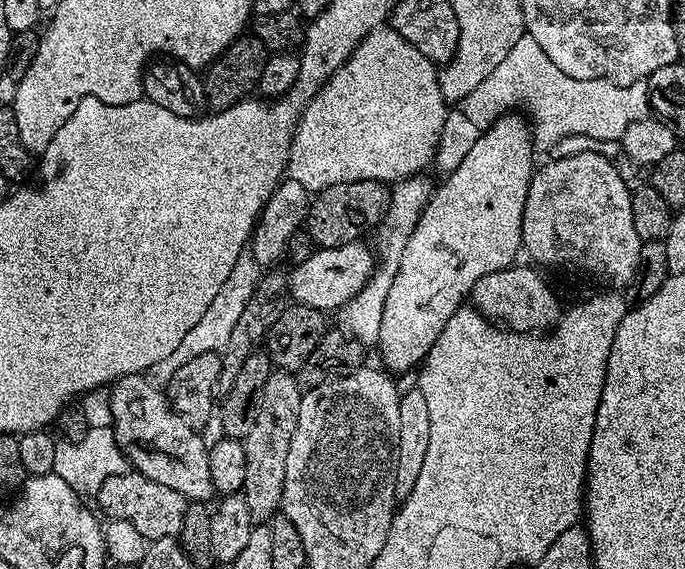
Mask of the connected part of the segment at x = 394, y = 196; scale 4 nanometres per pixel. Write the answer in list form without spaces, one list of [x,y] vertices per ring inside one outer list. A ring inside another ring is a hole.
[[[412,176],[409,180],[400,180],[396,185],[394,183],[391,185],[390,195],[388,197],[388,210],[384,213],[384,219],[380,221],[374,232],[374,235],[376,235],[374,248],[378,253],[378,263],[372,276],[366,282],[366,286],[346,308],[349,324],[347,327],[353,333],[364,334],[360,332],[367,330],[368,311],[371,310],[372,303],[375,300],[377,303],[378,294],[387,292],[388,281],[394,278],[394,274],[398,274],[398,262],[402,258],[402,250],[406,246],[406,242],[410,238],[410,234],[414,230],[418,218],[423,214],[424,207],[428,205],[428,197],[432,195],[433,191],[433,185],[428,185],[420,176]]]

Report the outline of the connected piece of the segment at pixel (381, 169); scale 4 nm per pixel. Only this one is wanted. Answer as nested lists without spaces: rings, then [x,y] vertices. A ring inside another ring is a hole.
[[[391,26],[375,28],[305,106],[300,121],[296,123],[287,175],[302,182],[302,186],[309,190],[329,188],[342,182],[393,182],[403,176],[412,176],[431,162],[440,144],[444,123],[448,120],[447,107],[449,105],[440,89],[437,65],[414,50],[414,46],[410,46],[410,42],[406,42],[406,38]]]

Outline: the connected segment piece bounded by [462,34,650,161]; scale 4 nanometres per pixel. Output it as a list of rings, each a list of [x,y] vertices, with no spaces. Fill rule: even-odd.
[[[526,34],[518,38],[517,45],[501,64],[491,74],[486,74],[475,90],[466,94],[462,108],[465,118],[476,130],[489,128],[499,116],[513,110],[523,110],[530,117],[537,149],[552,148],[557,143],[555,151],[559,155],[573,156],[591,148],[610,161],[622,152],[619,140],[626,134],[626,126],[645,119],[650,112],[645,81],[611,84],[609,80],[570,78],[570,74],[562,74],[562,70],[546,58],[542,46]],[[587,139],[596,141],[588,144]]]

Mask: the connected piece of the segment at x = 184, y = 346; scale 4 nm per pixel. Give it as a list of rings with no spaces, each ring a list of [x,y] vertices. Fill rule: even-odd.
[[[245,252],[234,264],[234,269],[226,278],[218,290],[217,297],[210,302],[209,309],[199,318],[197,325],[193,327],[179,342],[178,346],[170,352],[169,357],[162,358],[161,362],[156,362],[150,370],[151,379],[155,383],[167,384],[172,380],[179,367],[190,362],[191,358],[196,358],[199,354],[221,353],[225,346],[229,344],[231,331],[234,330],[235,323],[242,316],[242,312],[249,305],[250,298],[253,297],[262,275],[262,266],[257,262],[250,252]]]

